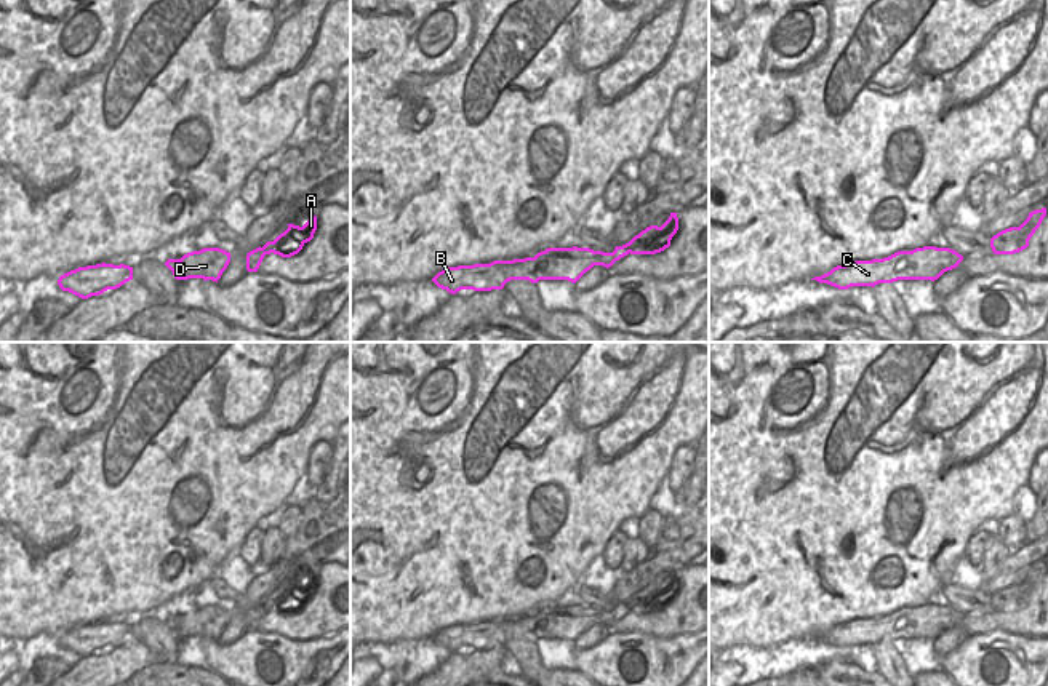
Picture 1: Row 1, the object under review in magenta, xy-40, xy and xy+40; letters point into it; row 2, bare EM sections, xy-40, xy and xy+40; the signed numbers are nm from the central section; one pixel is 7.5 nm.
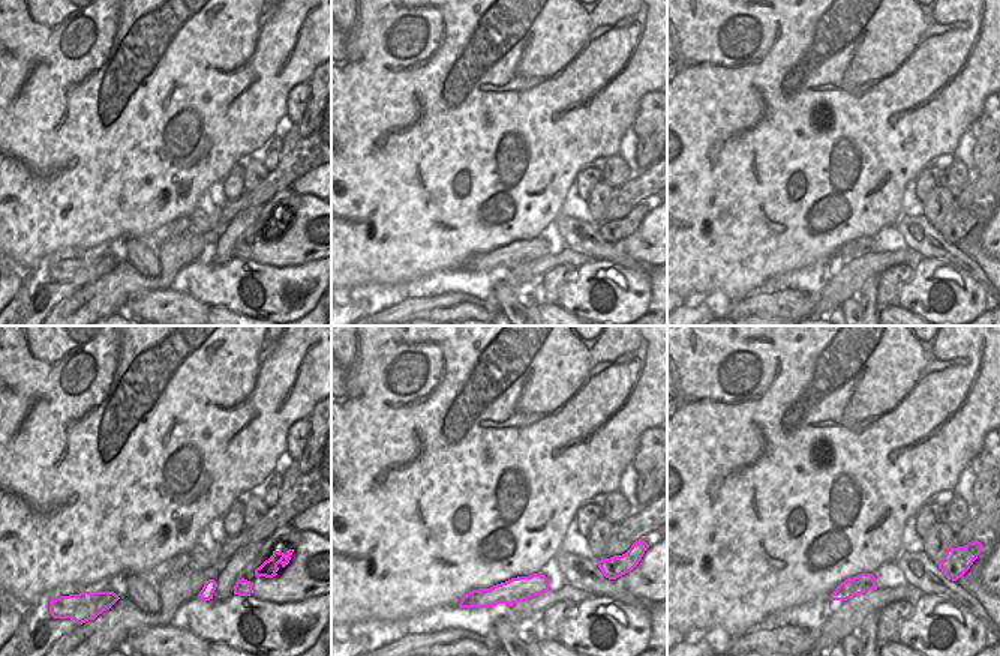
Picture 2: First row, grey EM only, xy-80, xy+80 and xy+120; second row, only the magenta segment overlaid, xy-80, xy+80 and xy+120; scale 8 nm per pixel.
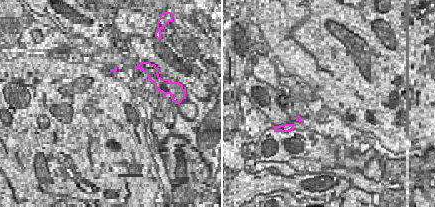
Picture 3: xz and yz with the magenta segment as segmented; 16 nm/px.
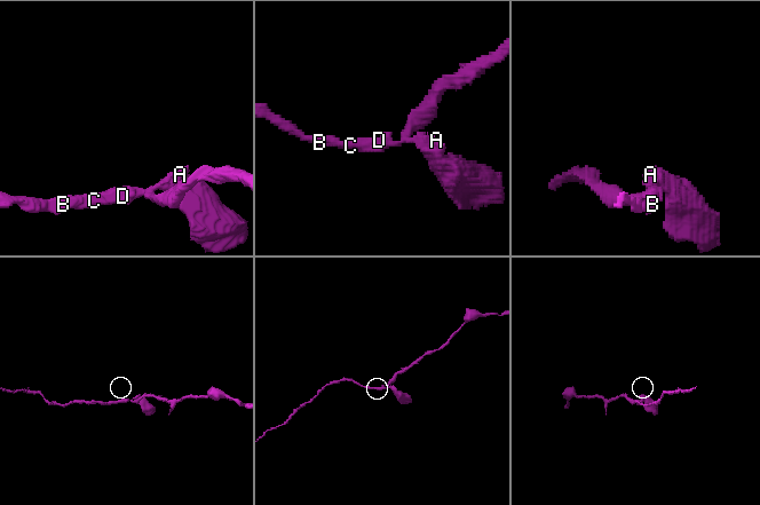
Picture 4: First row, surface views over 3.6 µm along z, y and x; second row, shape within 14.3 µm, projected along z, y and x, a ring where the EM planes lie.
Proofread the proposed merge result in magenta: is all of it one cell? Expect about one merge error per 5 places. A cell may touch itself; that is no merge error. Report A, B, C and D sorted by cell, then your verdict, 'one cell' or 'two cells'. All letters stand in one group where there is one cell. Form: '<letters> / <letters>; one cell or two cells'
A B C D; one cell

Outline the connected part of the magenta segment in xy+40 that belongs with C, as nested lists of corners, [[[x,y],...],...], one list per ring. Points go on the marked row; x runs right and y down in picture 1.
[[[923,246],[912,251],[898,251],[883,259],[853,261],[837,265],[830,272],[814,277],[838,289],[851,286],[875,286],[898,280],[938,280],[944,272],[958,267],[963,256],[950,248]]]

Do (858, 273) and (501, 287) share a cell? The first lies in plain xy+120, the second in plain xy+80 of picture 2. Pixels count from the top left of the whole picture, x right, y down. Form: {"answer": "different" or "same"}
{"answer": "different"}

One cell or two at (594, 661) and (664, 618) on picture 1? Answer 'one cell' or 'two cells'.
two cells

